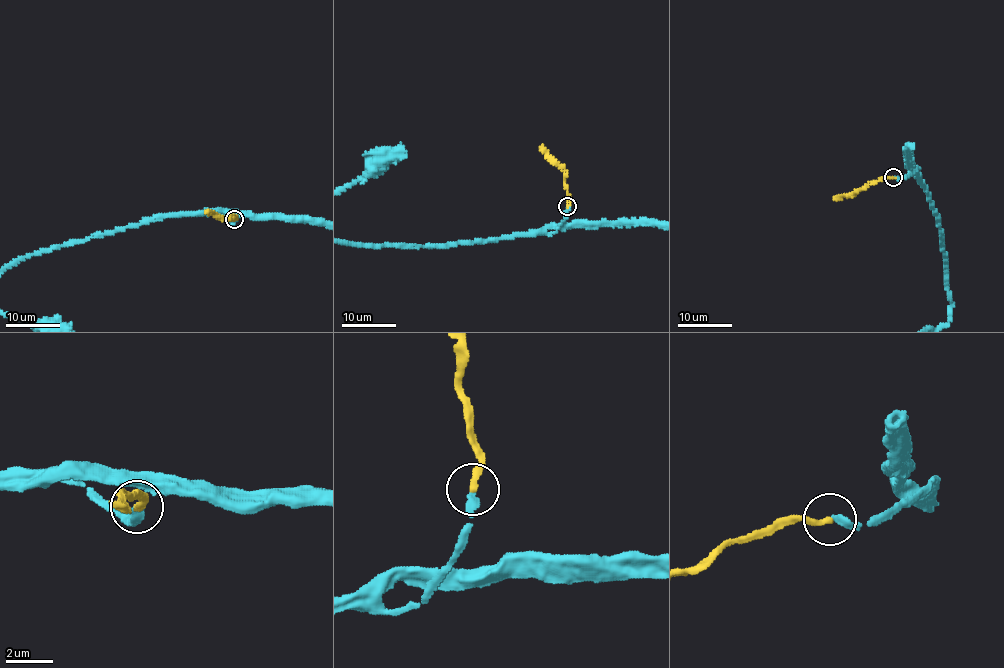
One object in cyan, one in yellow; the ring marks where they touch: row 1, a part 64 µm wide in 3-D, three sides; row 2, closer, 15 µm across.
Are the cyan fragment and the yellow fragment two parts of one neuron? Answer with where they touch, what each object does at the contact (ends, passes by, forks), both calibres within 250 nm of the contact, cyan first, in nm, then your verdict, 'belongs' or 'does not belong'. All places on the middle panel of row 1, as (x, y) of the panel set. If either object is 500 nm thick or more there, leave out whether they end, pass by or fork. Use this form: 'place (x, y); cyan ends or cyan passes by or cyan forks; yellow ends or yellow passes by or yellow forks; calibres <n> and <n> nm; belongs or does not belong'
place (567, 206); cyan ends; yellow ends; calibres 280 and 280 nm; belongs

